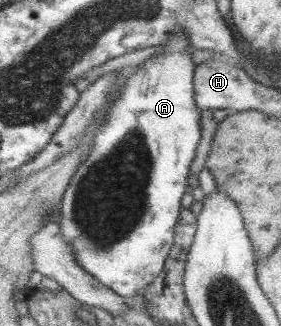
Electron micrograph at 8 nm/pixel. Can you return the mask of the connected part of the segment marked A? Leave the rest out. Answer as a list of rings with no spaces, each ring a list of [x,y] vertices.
[[[179,29],[179,31],[173,34],[171,39],[161,43],[160,46],[163,47],[163,51],[157,57],[144,61],[143,64],[128,73],[123,89],[120,90],[122,98],[112,106],[112,111],[109,113],[108,118],[106,118],[106,122],[100,124],[100,130],[96,132],[93,152],[74,176],[61,204],[61,220],[59,224],[63,241],[69,243],[75,249],[75,258],[78,260],[78,263],[106,287],[112,288],[129,300],[140,299],[143,291],[149,285],[152,285],[156,278],[164,271],[168,256],[175,244],[175,235],[178,231],[181,213],[185,208],[184,199],[187,196],[186,191],[188,189],[186,187],[188,187],[188,177],[191,174],[191,165],[196,159],[200,141],[203,140],[203,110],[196,104],[197,66],[194,63],[194,58],[192,58],[193,47],[191,41],[187,39],[187,33],[183,29]]]

